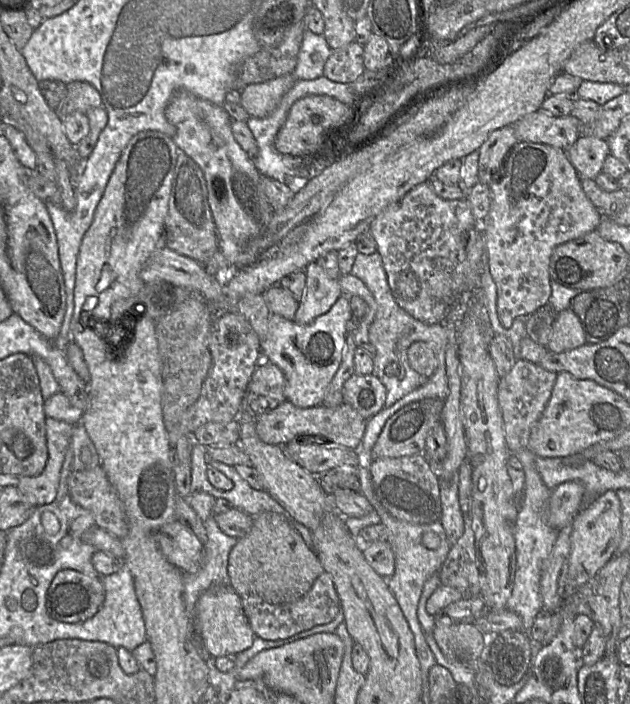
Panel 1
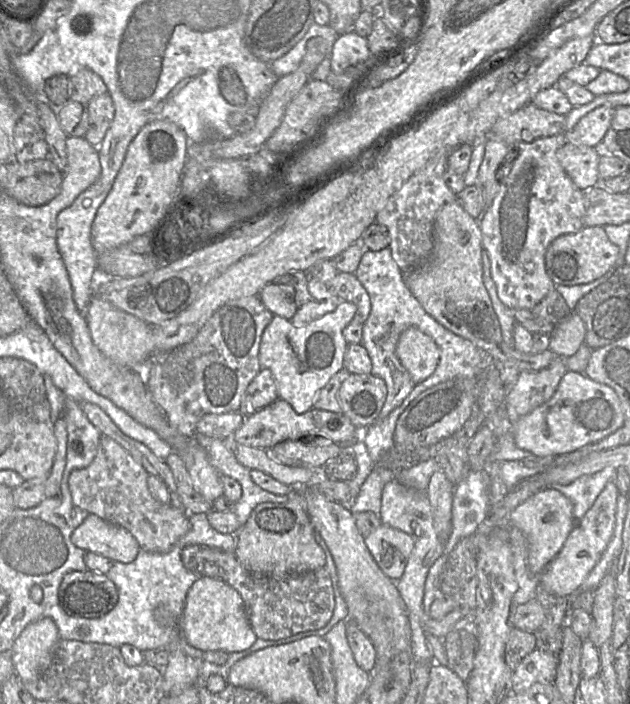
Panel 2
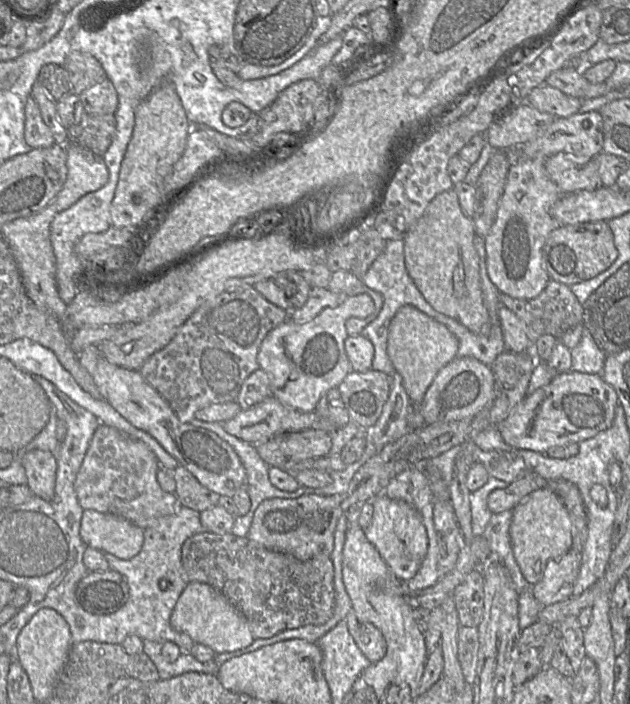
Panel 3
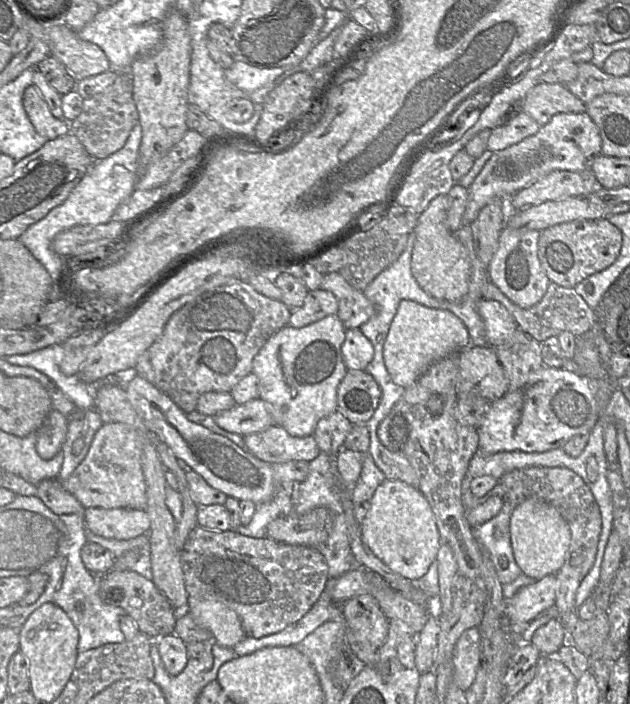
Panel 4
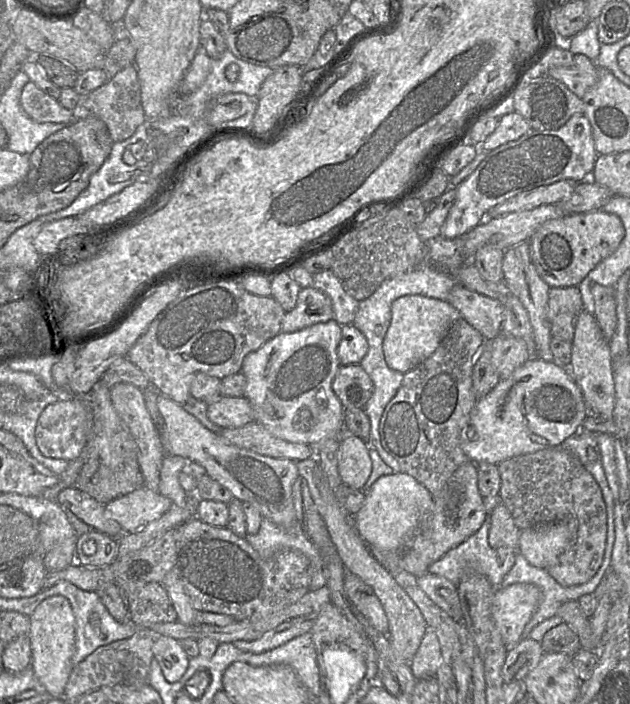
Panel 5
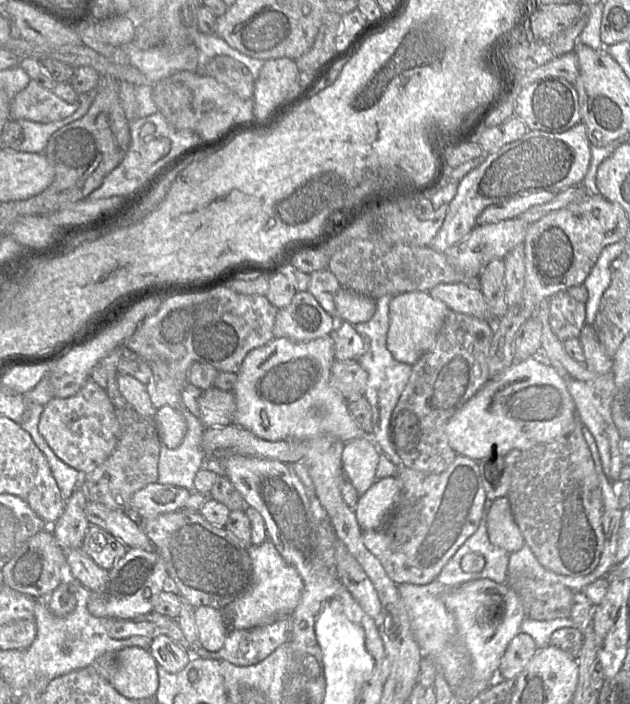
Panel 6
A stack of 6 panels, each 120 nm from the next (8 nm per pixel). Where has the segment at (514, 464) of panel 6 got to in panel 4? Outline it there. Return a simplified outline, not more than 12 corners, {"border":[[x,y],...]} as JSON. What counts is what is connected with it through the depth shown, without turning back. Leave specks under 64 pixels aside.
{"border":[[527,467],[500,483],[515,507],[554,506],[571,542],[556,597],[568,632],[576,592],[592,568],[602,528],[589,486],[564,467]]}

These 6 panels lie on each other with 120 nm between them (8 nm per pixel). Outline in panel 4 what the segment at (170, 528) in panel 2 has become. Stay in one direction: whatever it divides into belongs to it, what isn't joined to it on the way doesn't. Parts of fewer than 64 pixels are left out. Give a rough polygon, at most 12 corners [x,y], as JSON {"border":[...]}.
{"border":[[103,423],[61,486],[85,507],[146,510],[141,437]]}

